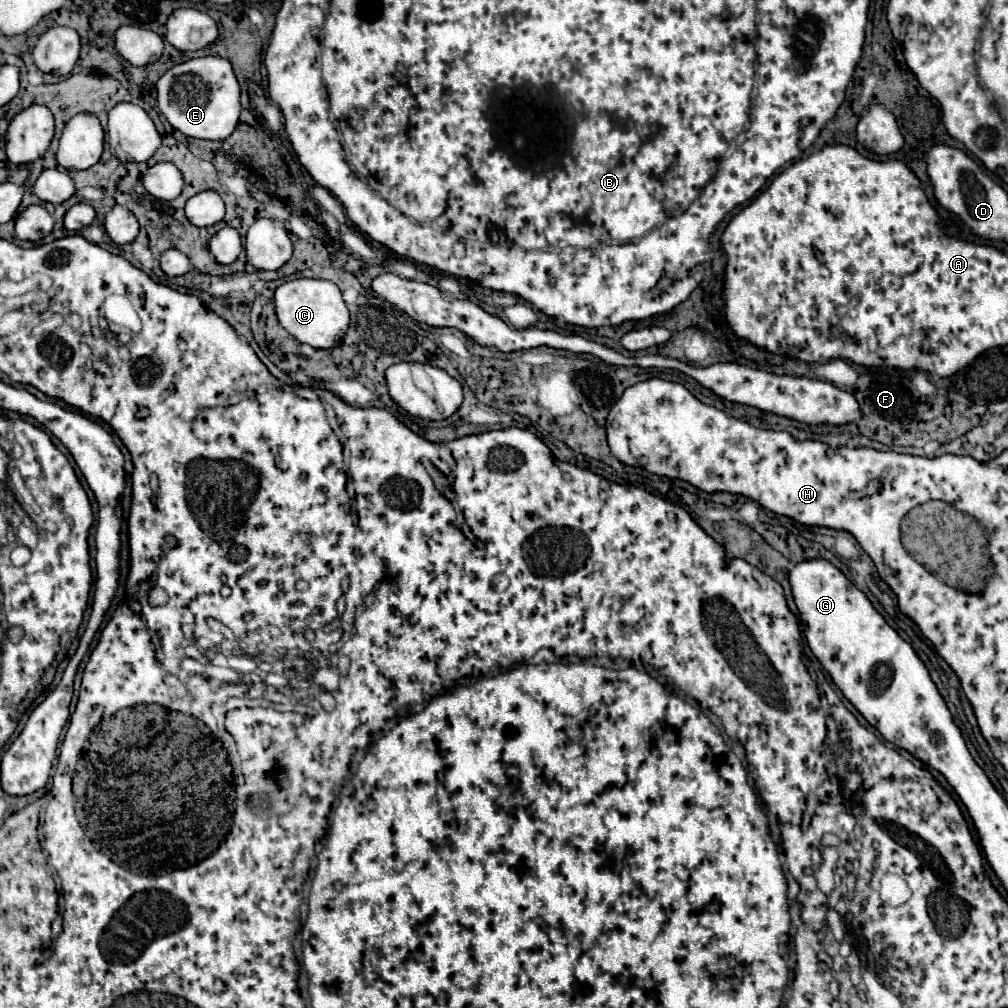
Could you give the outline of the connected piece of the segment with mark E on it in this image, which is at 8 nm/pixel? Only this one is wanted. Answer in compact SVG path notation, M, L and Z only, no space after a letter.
M204 56L178 64L156 82L156 90L160 94L160 112L172 124L172 128L180 130L184 136L202 140L226 140L238 126L242 112L240 86L230 62L224 58Z

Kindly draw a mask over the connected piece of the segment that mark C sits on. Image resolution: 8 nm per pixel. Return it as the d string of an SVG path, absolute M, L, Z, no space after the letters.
M296 278L280 284L274 292L274 306L280 324L304 344L312 348L332 348L344 338L344 330L348 328L348 308L342 300L338 286L330 280L318 278Z

